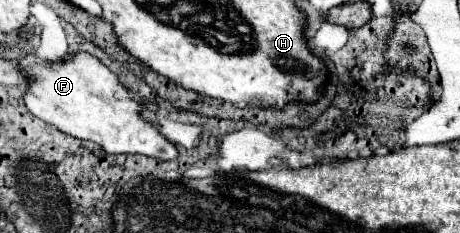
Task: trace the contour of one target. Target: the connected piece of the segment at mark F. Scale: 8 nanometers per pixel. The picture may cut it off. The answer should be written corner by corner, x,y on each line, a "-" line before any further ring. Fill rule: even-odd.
83,52
59,64
29,64
27,60
21,60
21,68
29,70
33,76
33,82
25,92
29,112
57,130
73,138
93,140
109,154
143,154
157,160
175,160
179,156
175,144
161,136
153,122
143,116
143,98
127,90
119,78
95,56

